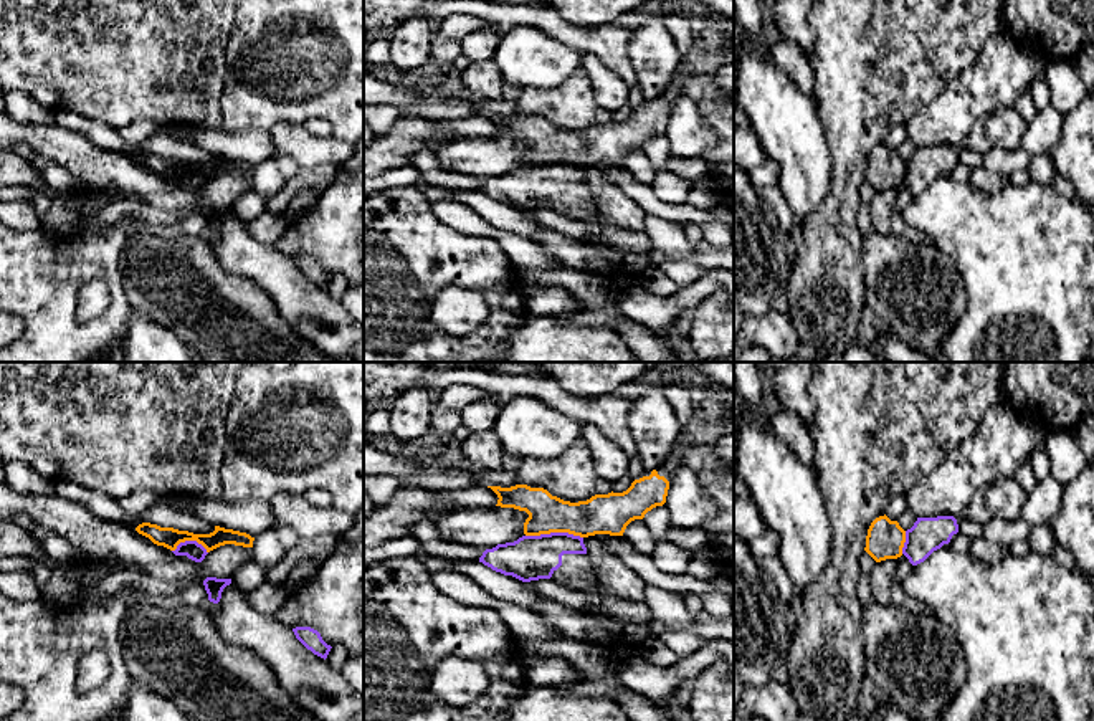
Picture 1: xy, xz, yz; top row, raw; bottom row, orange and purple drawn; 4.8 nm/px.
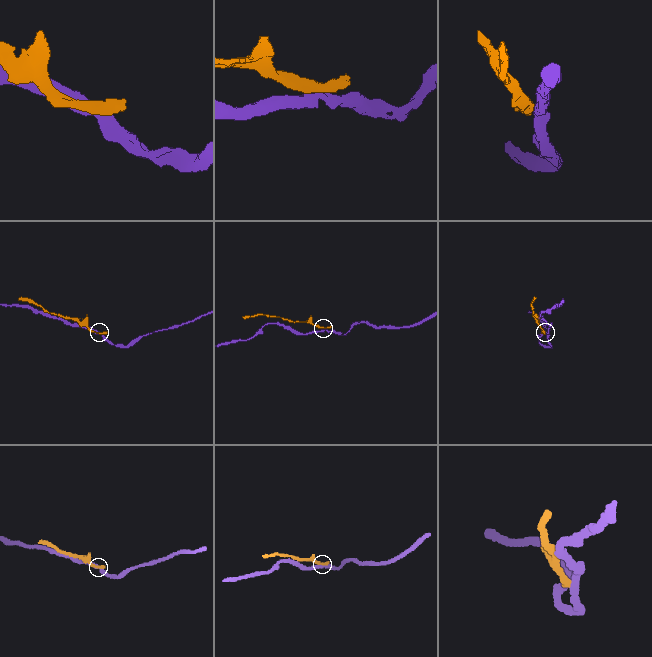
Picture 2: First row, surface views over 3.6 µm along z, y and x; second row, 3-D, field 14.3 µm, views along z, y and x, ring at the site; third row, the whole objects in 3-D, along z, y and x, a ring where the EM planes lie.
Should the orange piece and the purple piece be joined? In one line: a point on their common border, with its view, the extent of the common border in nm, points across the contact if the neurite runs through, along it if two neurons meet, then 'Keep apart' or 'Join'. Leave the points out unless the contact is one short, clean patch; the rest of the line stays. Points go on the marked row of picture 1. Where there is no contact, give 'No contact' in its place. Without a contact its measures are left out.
Touches orange at xz (554, 531). Shared border 280 nm. Boundary: xz (526, 534), (572, 533), (582, 538). Keep apart

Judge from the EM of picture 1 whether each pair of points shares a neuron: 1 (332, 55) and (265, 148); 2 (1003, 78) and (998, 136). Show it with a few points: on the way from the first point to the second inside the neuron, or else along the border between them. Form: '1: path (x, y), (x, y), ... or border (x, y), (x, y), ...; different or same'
1: border (268, 129), (228, 131); different
2: border (1013, 106), (985, 114), (969, 133); different

